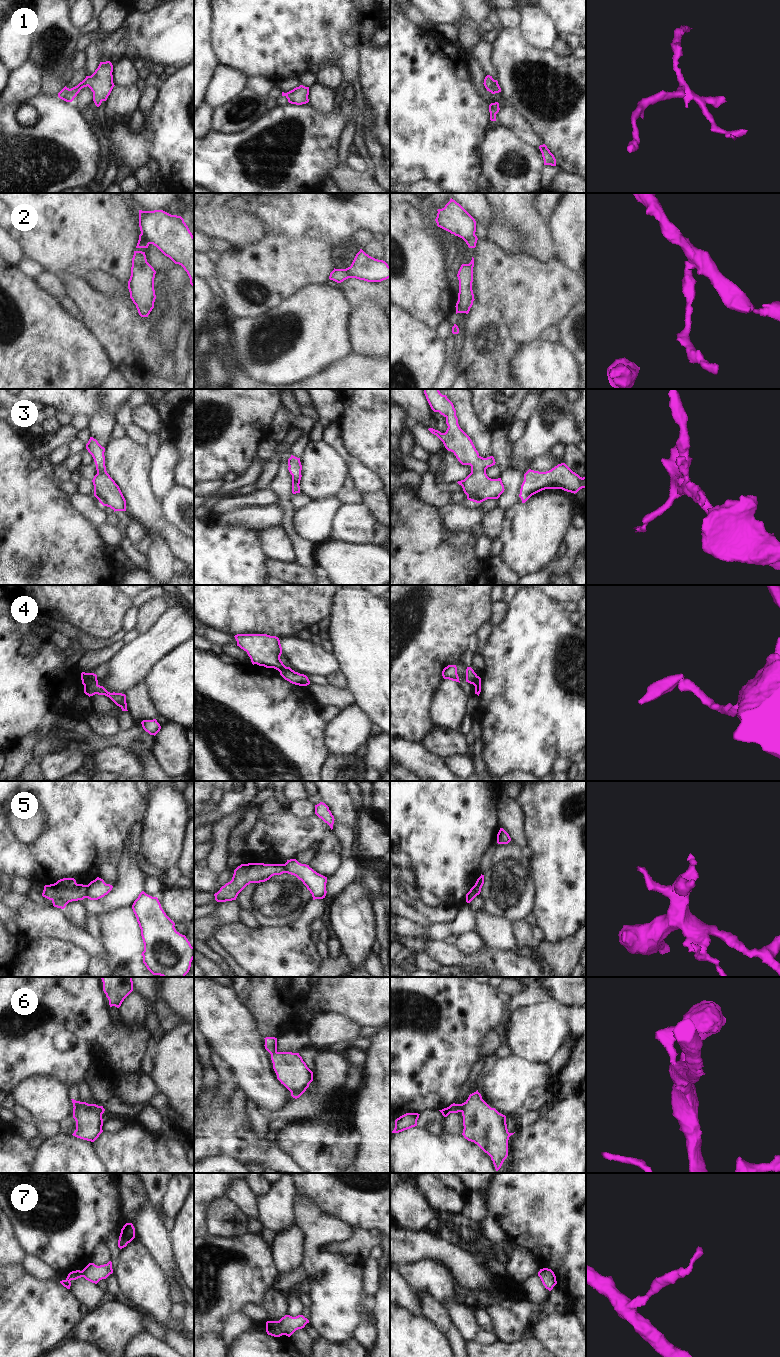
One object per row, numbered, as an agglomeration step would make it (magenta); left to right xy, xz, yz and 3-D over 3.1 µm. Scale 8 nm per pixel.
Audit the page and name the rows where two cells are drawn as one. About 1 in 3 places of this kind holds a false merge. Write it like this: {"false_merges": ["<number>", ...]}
{"false_merges": ["2", "4", "5", "6"]}

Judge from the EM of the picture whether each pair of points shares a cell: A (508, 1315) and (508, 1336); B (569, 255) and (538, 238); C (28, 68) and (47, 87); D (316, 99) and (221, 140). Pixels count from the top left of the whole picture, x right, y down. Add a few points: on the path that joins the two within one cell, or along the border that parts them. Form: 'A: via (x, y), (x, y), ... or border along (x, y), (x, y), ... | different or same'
A: via (508, 1320), (508, 1331) | same
B: border along (547, 226), (556, 257) | different
C: border along (33, 60), (41, 76), (40, 92) | different
D: border along (307, 103), (319, 111), (330, 112) | different

